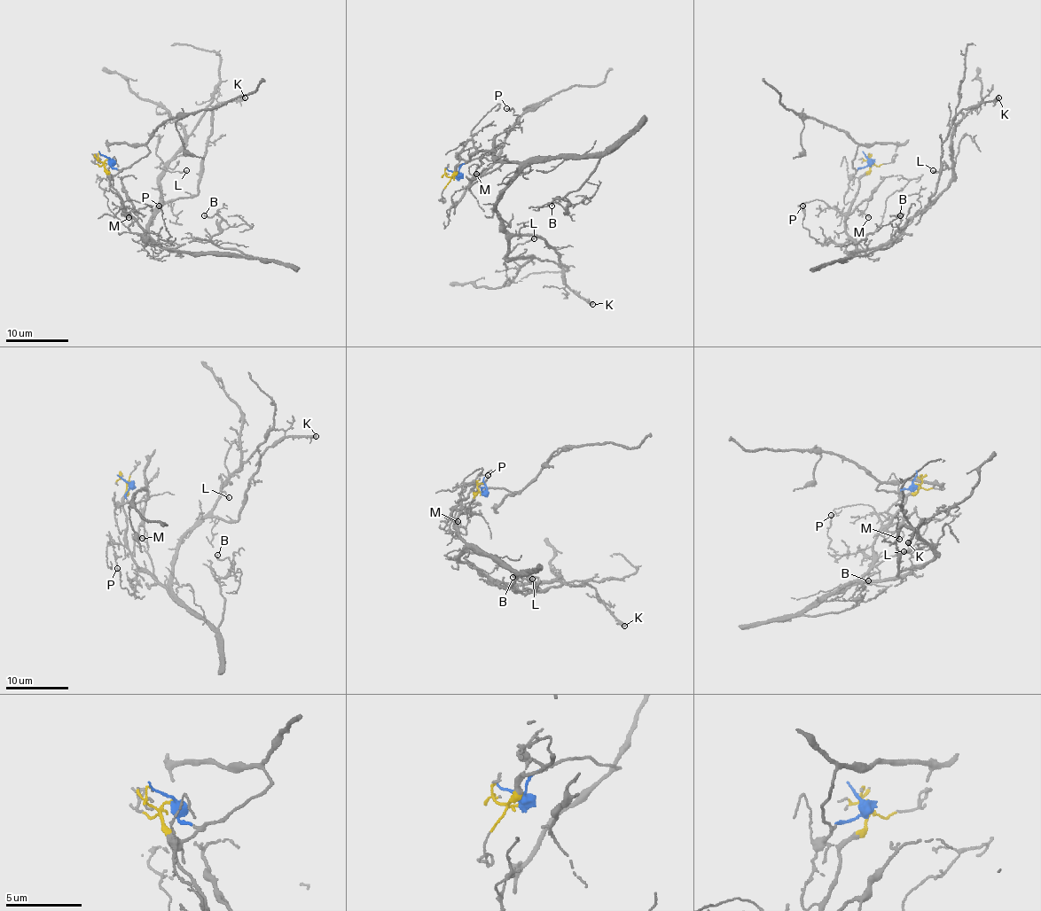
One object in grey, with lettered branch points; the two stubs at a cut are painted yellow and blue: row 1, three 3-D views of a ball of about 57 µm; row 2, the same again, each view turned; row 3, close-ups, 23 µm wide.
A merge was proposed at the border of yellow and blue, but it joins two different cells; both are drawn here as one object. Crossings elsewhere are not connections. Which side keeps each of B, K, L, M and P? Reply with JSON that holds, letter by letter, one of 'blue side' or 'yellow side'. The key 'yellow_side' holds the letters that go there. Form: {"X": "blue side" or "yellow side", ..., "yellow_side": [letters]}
{"B": "yellow side", "K": "yellow side", "L": "yellow side", "M": "yellow side", "P": "yellow side", "yellow_side": ["B", "K", "L", "M", "P"]}

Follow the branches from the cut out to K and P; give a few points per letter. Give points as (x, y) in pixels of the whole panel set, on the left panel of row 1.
K: (108, 159), (130, 216), (171, 249), (149, 235), (149, 219), (198, 192), (215, 108), (245, 98)
P: (108, 159), (104, 167), (110, 184), (124, 210), (144, 233), (146, 243), (165, 243), (169, 233), (159, 205)

